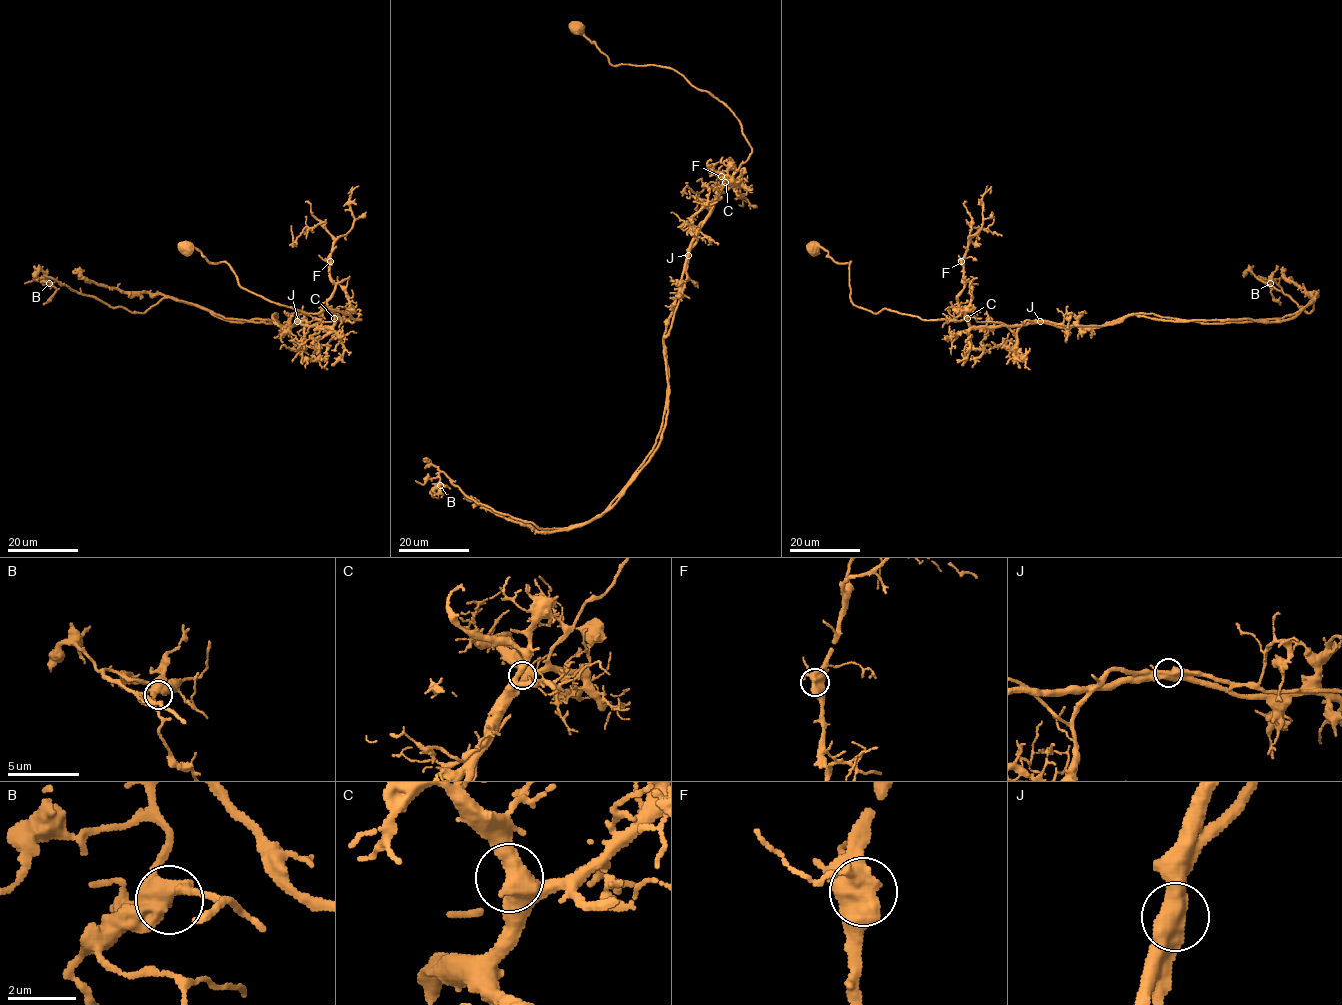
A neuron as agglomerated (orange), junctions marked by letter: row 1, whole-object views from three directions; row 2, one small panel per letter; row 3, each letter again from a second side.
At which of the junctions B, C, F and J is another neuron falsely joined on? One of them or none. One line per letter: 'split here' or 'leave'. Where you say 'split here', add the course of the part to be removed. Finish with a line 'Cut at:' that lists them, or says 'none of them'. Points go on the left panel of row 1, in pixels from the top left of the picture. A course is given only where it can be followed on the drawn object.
B: leave
C: leave
F: leave
J: split here; course (297, 321), (227, 319), (170, 298), (134, 313), (49, 276), (56, 289), (43, 305)
Cut at: J

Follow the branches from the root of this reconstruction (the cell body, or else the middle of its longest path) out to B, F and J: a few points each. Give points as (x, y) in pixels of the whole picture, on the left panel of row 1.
B: (189, 247), (271, 301), (361, 320), (254, 322), (170, 298), (132, 313), (49, 283)
F: (189, 247), (225, 261), (242, 287), (271, 301), (361, 320), (342, 321), (327, 307), (330, 261)
J: (189, 247), (210, 262), (225, 261), (242, 287), (271, 301), (361, 320), (339, 319), (332, 327), (297, 321)

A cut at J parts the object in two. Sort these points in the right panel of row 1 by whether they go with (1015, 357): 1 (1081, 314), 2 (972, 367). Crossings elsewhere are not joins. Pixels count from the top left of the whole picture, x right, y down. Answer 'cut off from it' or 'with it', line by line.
1: cut off from it
2: with it

